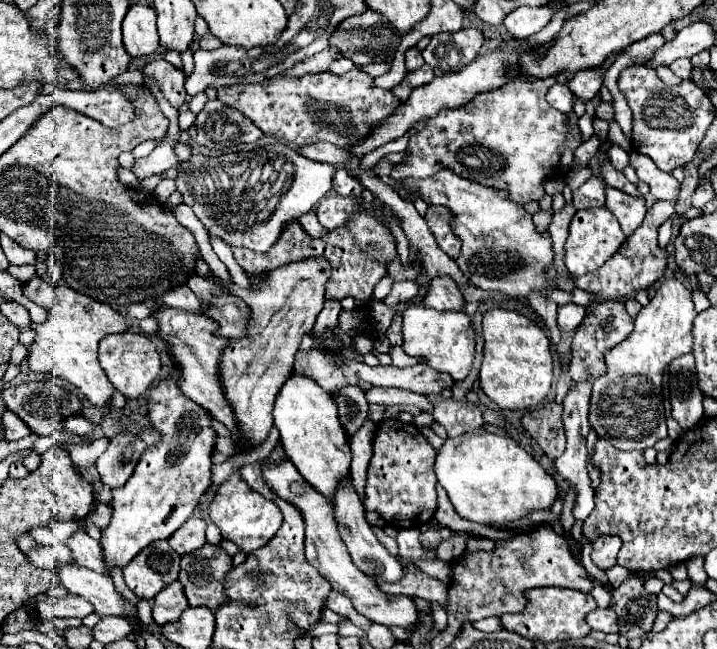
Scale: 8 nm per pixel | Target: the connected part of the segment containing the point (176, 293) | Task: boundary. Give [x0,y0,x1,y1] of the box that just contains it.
[162,285,206,315]

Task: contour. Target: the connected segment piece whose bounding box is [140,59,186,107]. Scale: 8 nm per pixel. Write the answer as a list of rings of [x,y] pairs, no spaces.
[[[164,59],[150,61],[140,71],[144,75],[144,81],[156,83],[160,93],[170,101],[172,107],[180,107],[186,101],[186,93],[184,93],[186,77],[182,71],[174,69],[168,61],[164,61]]]

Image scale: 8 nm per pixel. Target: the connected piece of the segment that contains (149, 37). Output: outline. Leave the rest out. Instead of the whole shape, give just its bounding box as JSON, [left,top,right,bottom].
[122,3,160,59]

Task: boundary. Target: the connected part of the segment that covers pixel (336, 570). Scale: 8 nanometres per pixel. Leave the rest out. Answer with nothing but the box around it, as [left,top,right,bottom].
[262,457,420,627]

